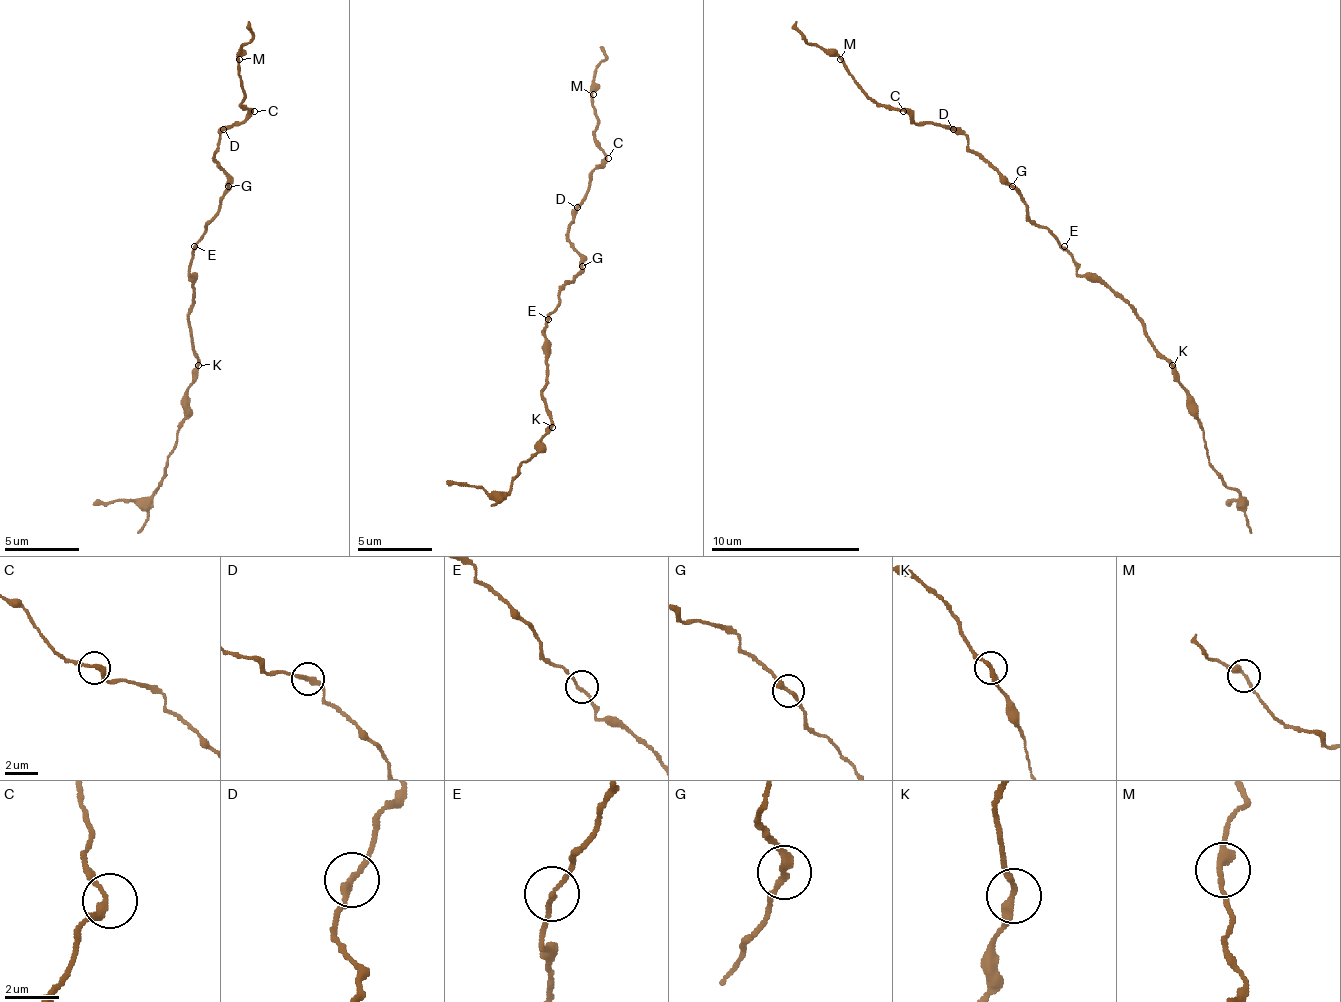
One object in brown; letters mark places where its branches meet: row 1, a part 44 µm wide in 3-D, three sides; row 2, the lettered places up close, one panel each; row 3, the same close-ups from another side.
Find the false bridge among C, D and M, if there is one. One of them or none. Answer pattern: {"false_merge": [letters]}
{"false_merge": []}

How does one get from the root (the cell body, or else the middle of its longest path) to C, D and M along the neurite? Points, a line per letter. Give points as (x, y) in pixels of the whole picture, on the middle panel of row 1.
C: (548, 319), (559, 304), (559, 292), (582, 266), (567, 229), (589, 188), (589, 177), (608, 158)
D: (548, 319), (559, 304), (559, 292), (582, 266), (582, 255), (567, 236), (578, 206)
M: (548, 319), (559, 304), (559, 292), (582, 266), (567, 229), (589, 188), (589, 173), (604, 158), (593, 94)

